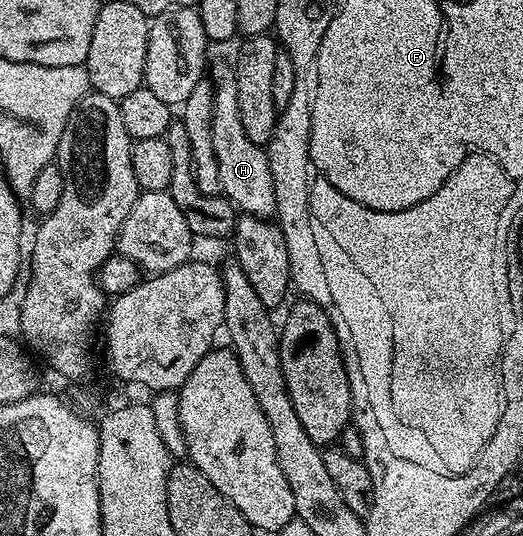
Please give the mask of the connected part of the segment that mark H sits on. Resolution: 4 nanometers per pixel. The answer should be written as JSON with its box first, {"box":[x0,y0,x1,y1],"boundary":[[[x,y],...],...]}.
{"box":[209,60,276,220],"boundary":[[[219,60],[210,65],[209,68],[209,79],[211,81],[211,89],[215,97],[213,98],[213,152],[217,158],[217,171],[221,174],[221,192],[222,195],[226,196],[232,204],[235,205],[236,209],[240,213],[248,216],[256,216],[262,220],[271,220],[276,215],[275,210],[275,187],[273,186],[273,174],[269,170],[269,158],[267,157],[266,151],[260,145],[249,142],[249,134],[245,134],[245,128],[241,126],[241,112],[237,110],[237,74],[235,73],[234,67],[230,63],[227,64],[223,60]]]}

